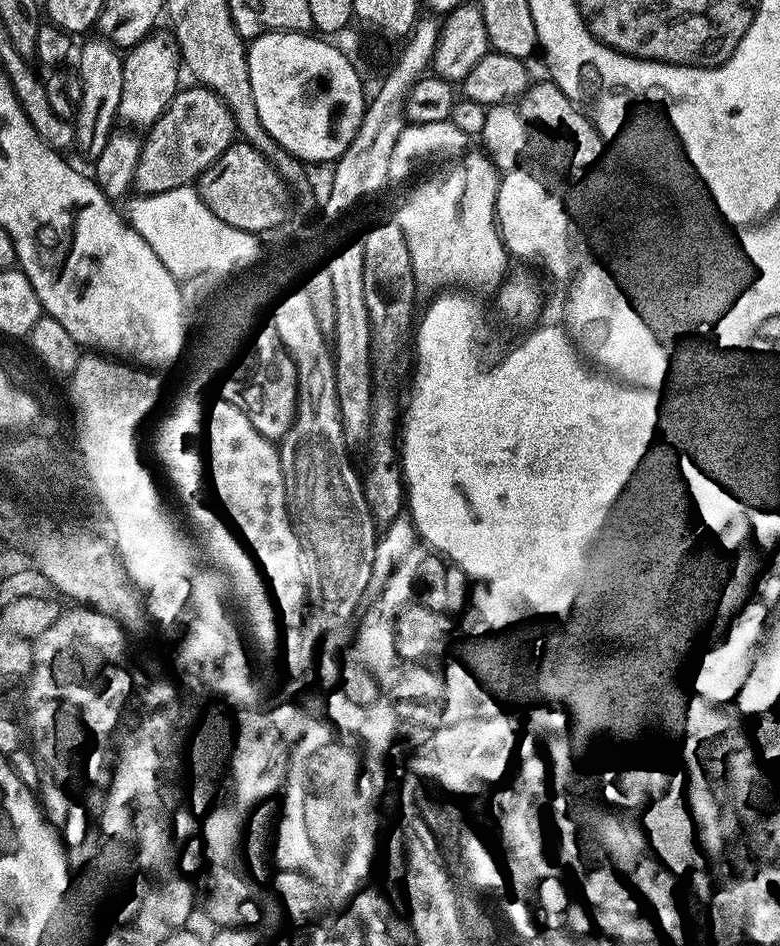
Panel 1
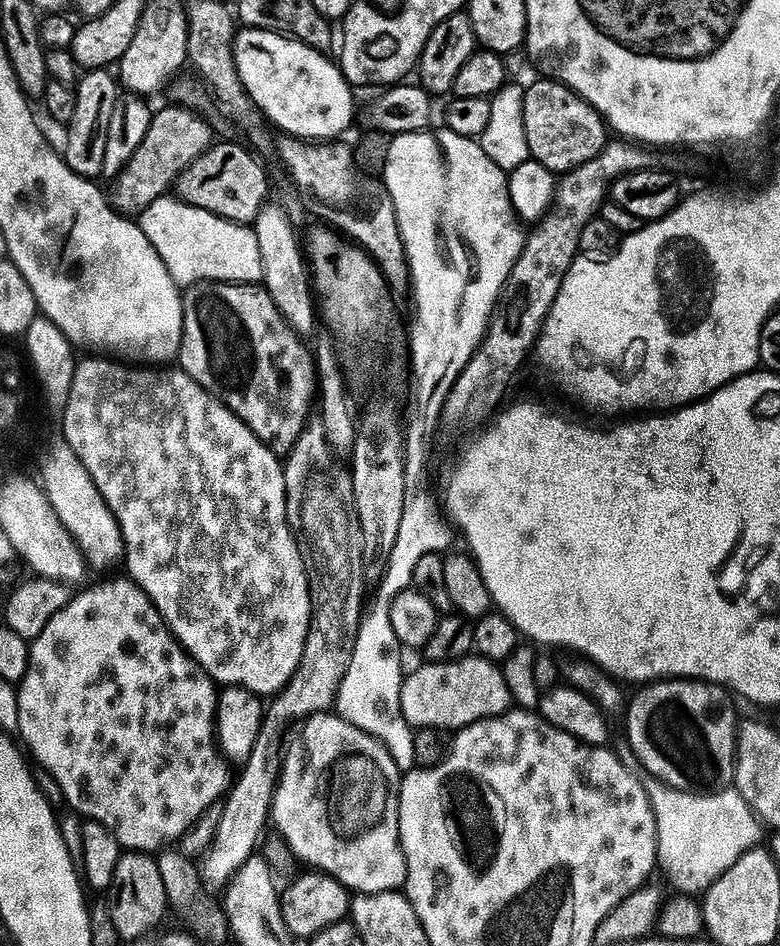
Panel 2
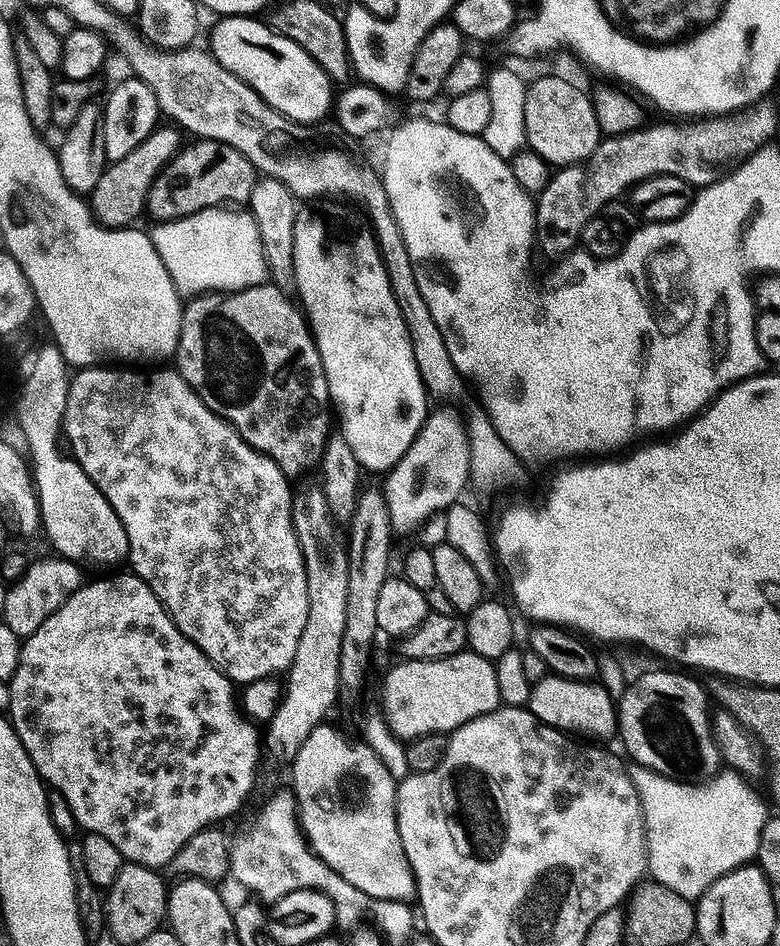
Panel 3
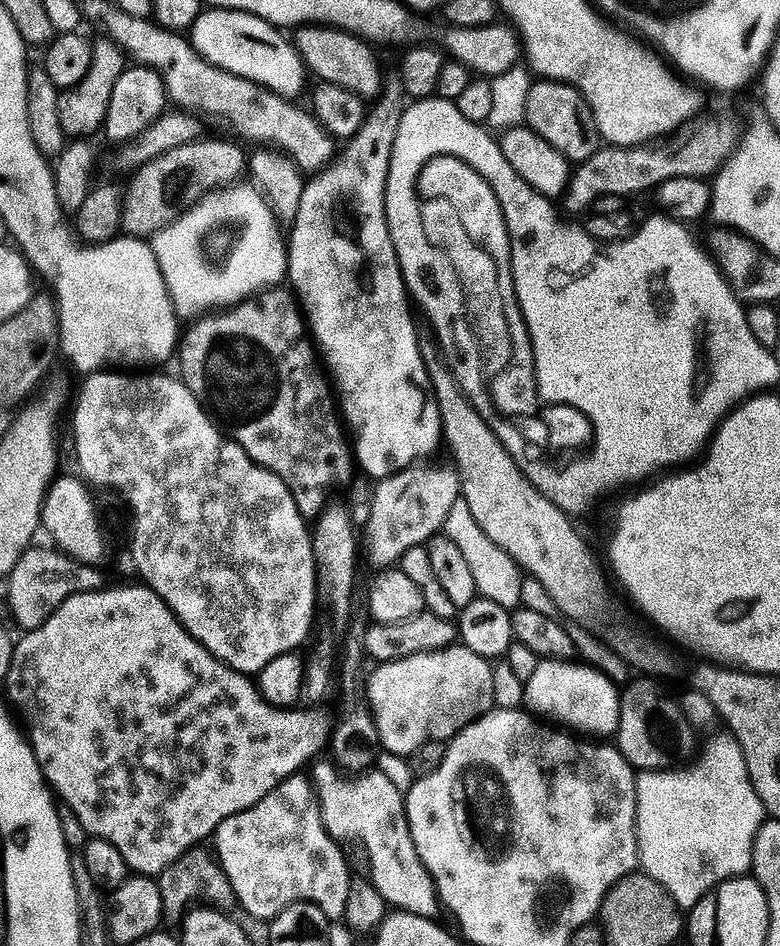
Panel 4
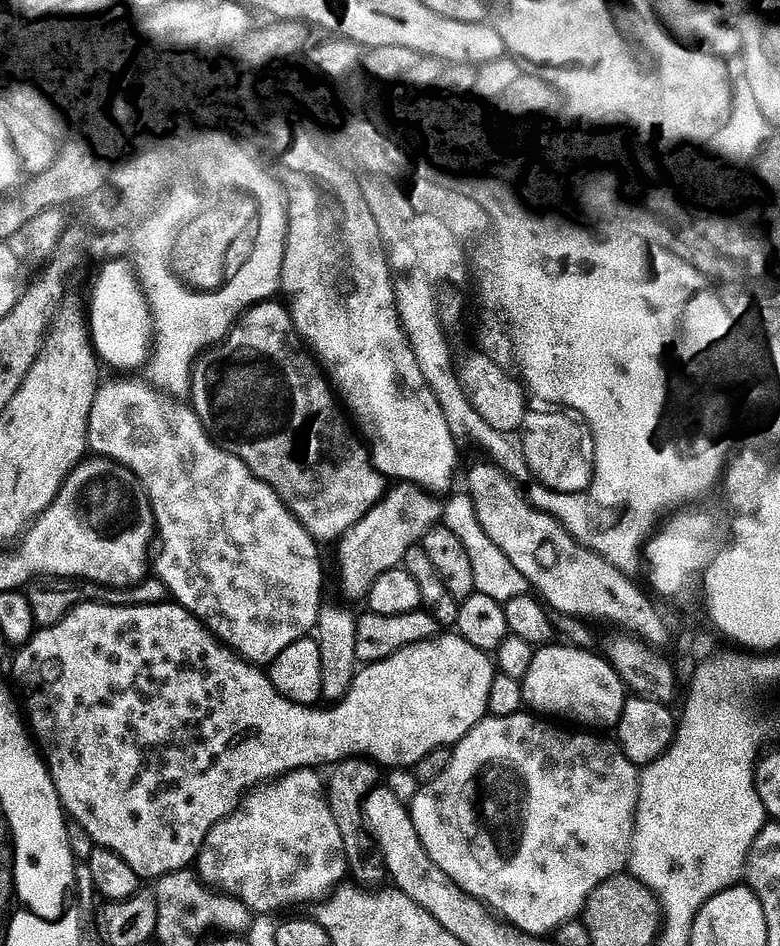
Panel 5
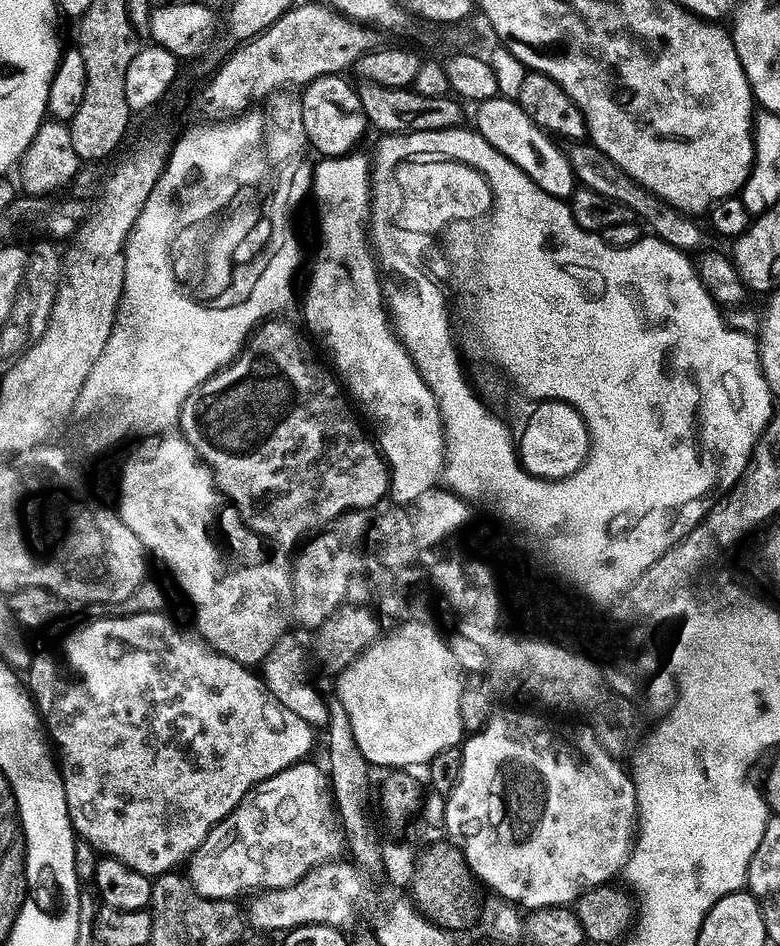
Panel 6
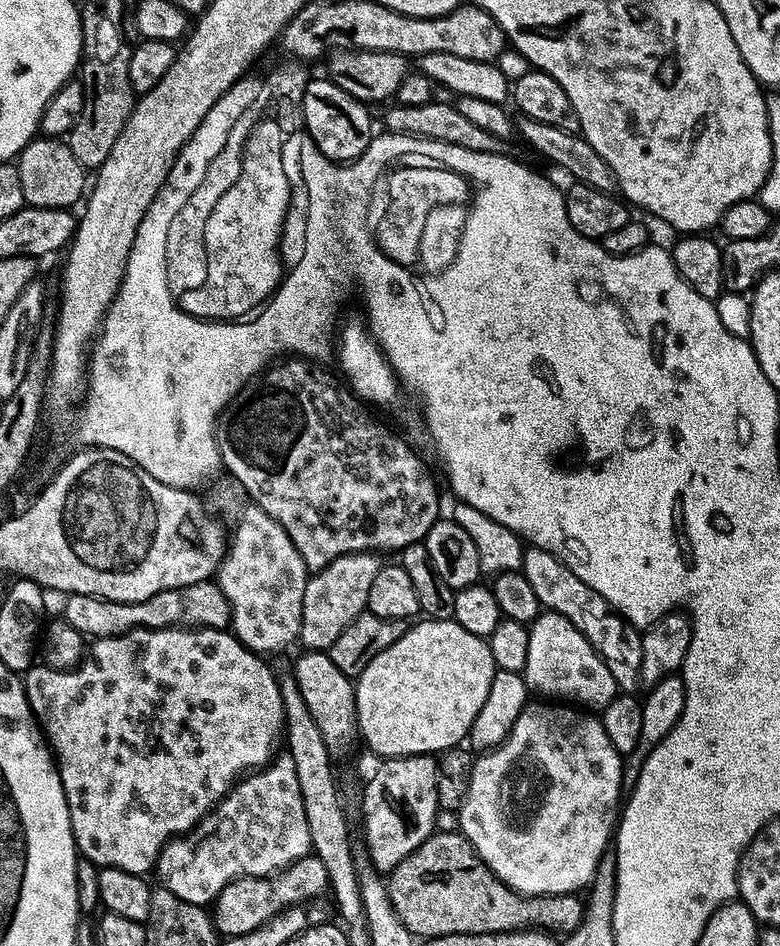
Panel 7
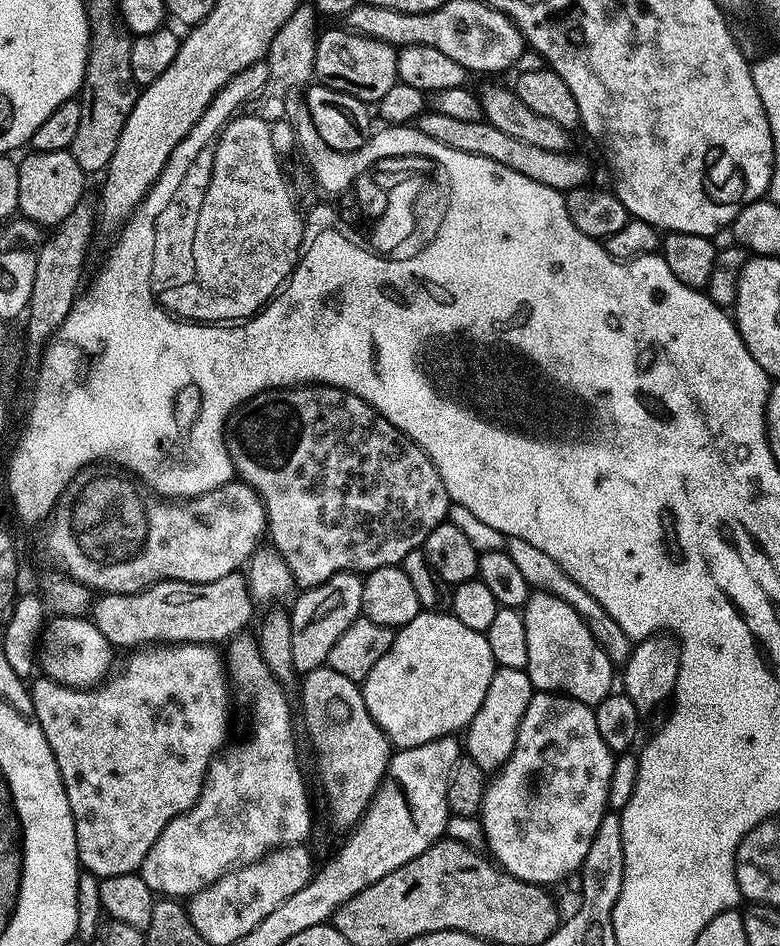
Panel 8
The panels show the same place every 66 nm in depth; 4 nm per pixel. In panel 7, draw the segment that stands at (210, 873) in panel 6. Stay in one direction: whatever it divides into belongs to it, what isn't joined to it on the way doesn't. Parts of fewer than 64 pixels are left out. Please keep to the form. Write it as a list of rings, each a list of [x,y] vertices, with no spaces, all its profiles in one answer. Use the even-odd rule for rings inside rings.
[[[290,754],[279,755],[268,767],[245,777],[224,797],[207,817],[187,836],[177,837],[167,847],[157,864],[161,885],[180,900],[203,908],[213,905],[223,890],[239,878],[268,878],[283,872],[302,858],[311,855],[312,835],[306,818],[305,799],[297,767]]]

